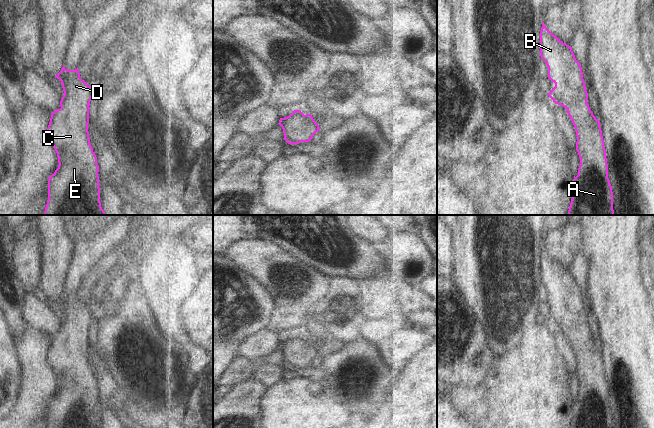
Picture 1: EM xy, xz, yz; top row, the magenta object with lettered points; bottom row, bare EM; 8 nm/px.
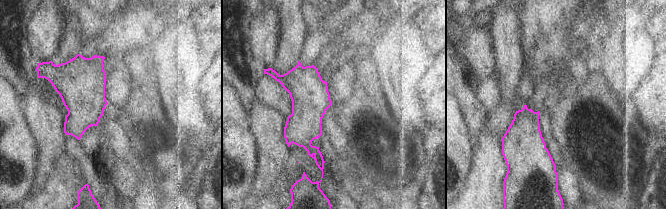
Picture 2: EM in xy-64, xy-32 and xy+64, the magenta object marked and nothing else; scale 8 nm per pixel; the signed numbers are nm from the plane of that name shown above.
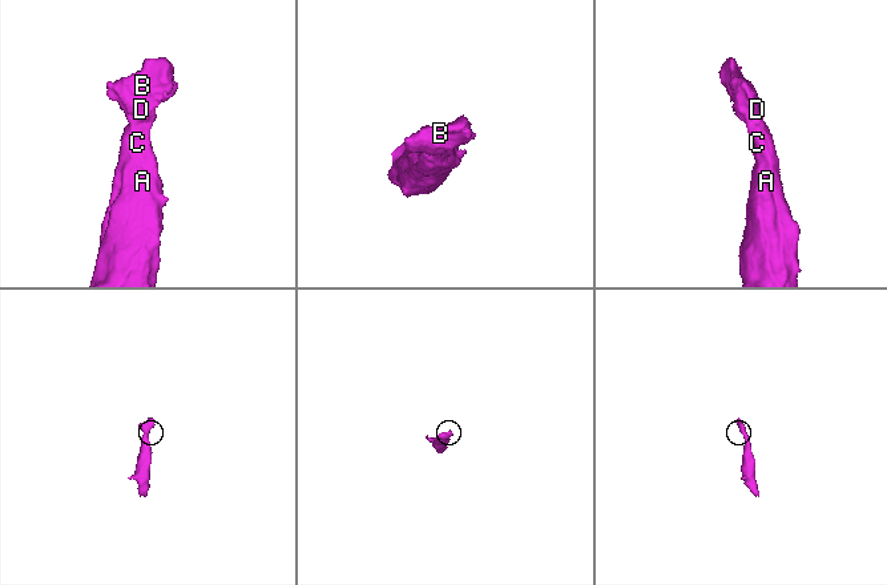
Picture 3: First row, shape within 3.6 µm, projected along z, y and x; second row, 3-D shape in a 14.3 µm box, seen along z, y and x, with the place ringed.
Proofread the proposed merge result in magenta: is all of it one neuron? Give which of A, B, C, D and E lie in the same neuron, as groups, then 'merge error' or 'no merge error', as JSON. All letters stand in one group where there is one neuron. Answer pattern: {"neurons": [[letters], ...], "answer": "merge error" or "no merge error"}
{"neurons": [["A", "B", "C", "D", "E"]], "answer": "no merge error"}

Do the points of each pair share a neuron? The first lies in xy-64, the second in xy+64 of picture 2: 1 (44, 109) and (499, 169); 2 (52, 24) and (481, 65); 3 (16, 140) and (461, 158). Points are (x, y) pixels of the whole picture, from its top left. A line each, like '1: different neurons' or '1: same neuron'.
1: same neuron
2: same neuron
3: same neuron

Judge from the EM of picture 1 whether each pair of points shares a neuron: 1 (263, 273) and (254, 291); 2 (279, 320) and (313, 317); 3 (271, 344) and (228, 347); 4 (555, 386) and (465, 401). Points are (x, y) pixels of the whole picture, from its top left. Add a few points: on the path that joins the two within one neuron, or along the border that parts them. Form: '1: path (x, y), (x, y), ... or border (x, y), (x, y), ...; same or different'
1: border (239, 269), (256, 280), (268, 292), (273, 301); different
2: path (287, 318), (305, 318); same
3: border (256, 331), (246, 336), (240, 342), (236, 355); different
4: path (533, 386), (526, 391), (487, 393); same

